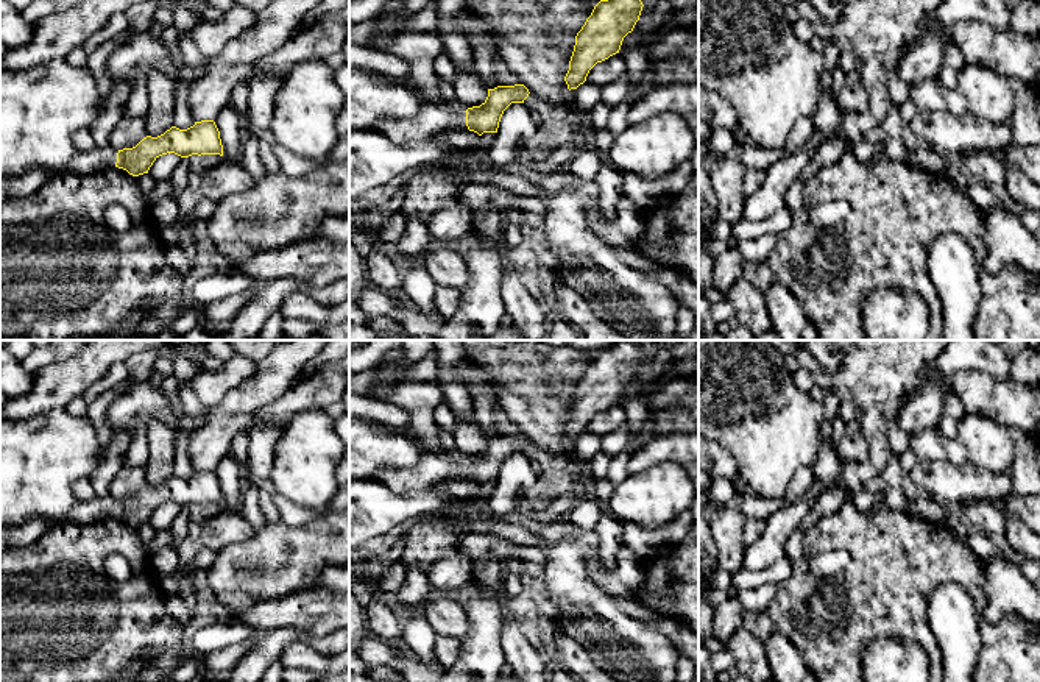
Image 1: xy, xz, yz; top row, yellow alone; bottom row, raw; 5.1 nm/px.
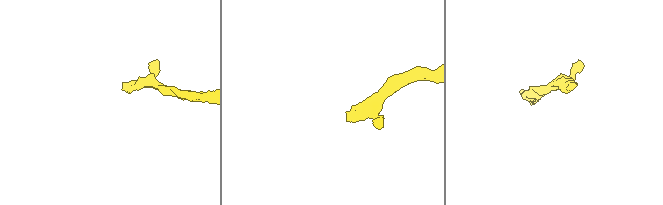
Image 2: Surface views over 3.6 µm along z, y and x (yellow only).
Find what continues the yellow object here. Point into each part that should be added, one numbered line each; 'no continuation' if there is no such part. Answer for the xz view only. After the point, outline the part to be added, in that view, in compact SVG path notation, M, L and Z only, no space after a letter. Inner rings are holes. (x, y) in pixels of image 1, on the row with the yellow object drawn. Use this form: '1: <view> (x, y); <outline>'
1: xz (432, 119); M426 103L419 114L412 119L384 117L373 126L373 131L382 133L399 144L426 139L447 130L468 130L466 109Z

